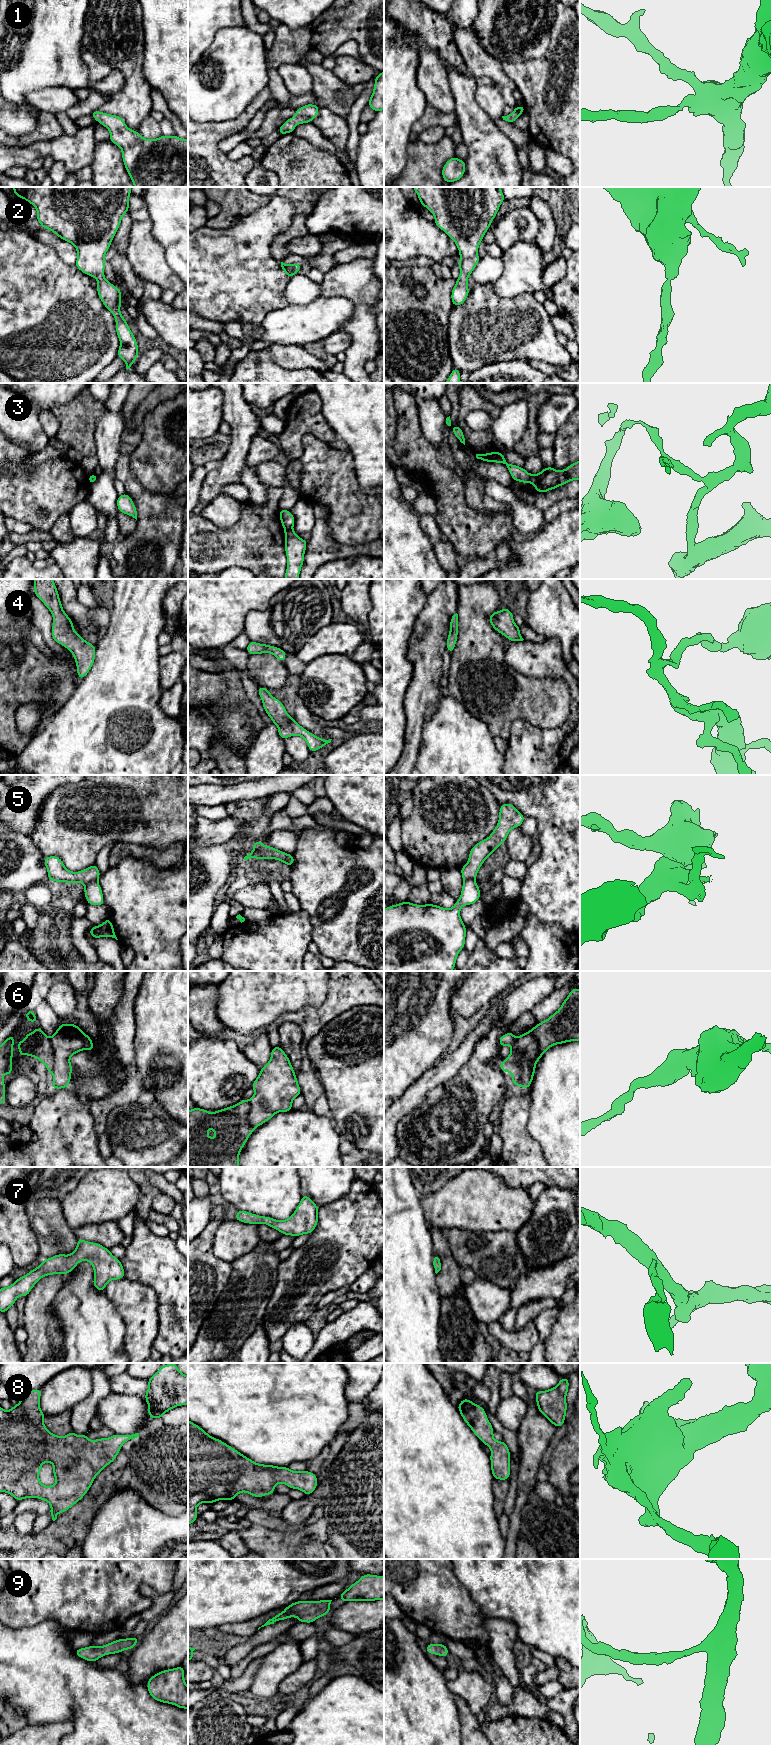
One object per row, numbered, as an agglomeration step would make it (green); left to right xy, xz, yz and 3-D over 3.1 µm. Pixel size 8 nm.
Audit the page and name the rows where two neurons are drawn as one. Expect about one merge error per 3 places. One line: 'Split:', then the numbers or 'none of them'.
Split: 3, 5, 6

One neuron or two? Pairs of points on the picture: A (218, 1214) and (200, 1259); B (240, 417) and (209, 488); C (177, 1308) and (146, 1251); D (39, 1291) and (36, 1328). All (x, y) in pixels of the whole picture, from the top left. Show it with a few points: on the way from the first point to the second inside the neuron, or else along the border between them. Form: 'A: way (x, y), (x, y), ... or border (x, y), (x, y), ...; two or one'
A: way (212, 1225), (201, 1248); one
B: way (240, 435), (236, 458), (227, 470); one
C: way (177, 1294), (177, 1282), (160, 1265); one
D: way (39, 1300), (37, 1319); one

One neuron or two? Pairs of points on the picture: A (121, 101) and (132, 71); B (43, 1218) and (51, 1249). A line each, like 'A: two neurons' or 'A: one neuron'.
A: one neuron
B: one neuron

